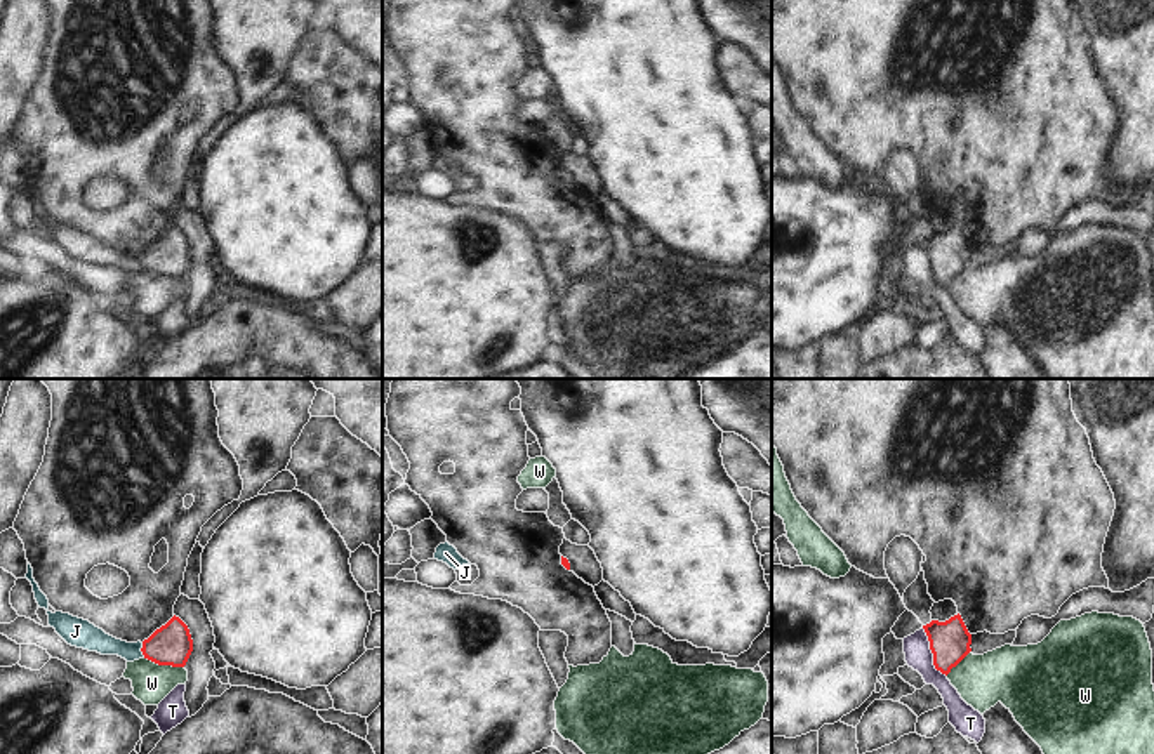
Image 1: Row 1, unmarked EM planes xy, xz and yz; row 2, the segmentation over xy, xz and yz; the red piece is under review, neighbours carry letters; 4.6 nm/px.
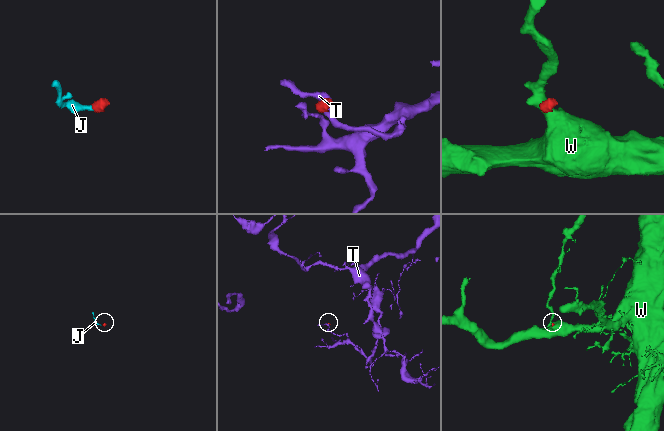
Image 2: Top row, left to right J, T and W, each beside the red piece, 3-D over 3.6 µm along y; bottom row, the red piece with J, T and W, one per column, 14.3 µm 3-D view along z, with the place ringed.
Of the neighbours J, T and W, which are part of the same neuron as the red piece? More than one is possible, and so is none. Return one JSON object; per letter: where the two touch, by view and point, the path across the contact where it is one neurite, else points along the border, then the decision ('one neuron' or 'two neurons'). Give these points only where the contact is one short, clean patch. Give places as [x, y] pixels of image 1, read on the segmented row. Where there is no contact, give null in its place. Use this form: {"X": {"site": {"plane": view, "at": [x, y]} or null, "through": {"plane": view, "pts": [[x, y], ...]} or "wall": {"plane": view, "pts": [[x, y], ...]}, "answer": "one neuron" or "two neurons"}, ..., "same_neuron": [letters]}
{"J": {"site": {"plane": "xy", "at": [141, 650]}, "through": {"plane": "xy", "pts": [[171, 645], [141, 650], [124, 650], [91, 638]]}, "answer": "one neuron"}, "T": {"site": {"plane": "yz", "at": [932, 652]}, "wall": {"plane": "yz", "pts": [[921, 628], [928, 641], [932, 664], [946, 676]]}, "answer": "two neurons"}, "W": {"site": {"plane": "xy", "at": [164, 664]}, "wall": {"plane": "xy", "pts": [[145, 657], [159, 664], [183, 668]]}, "answer": "two neurons"}, "same_neuron": ["J"]}

